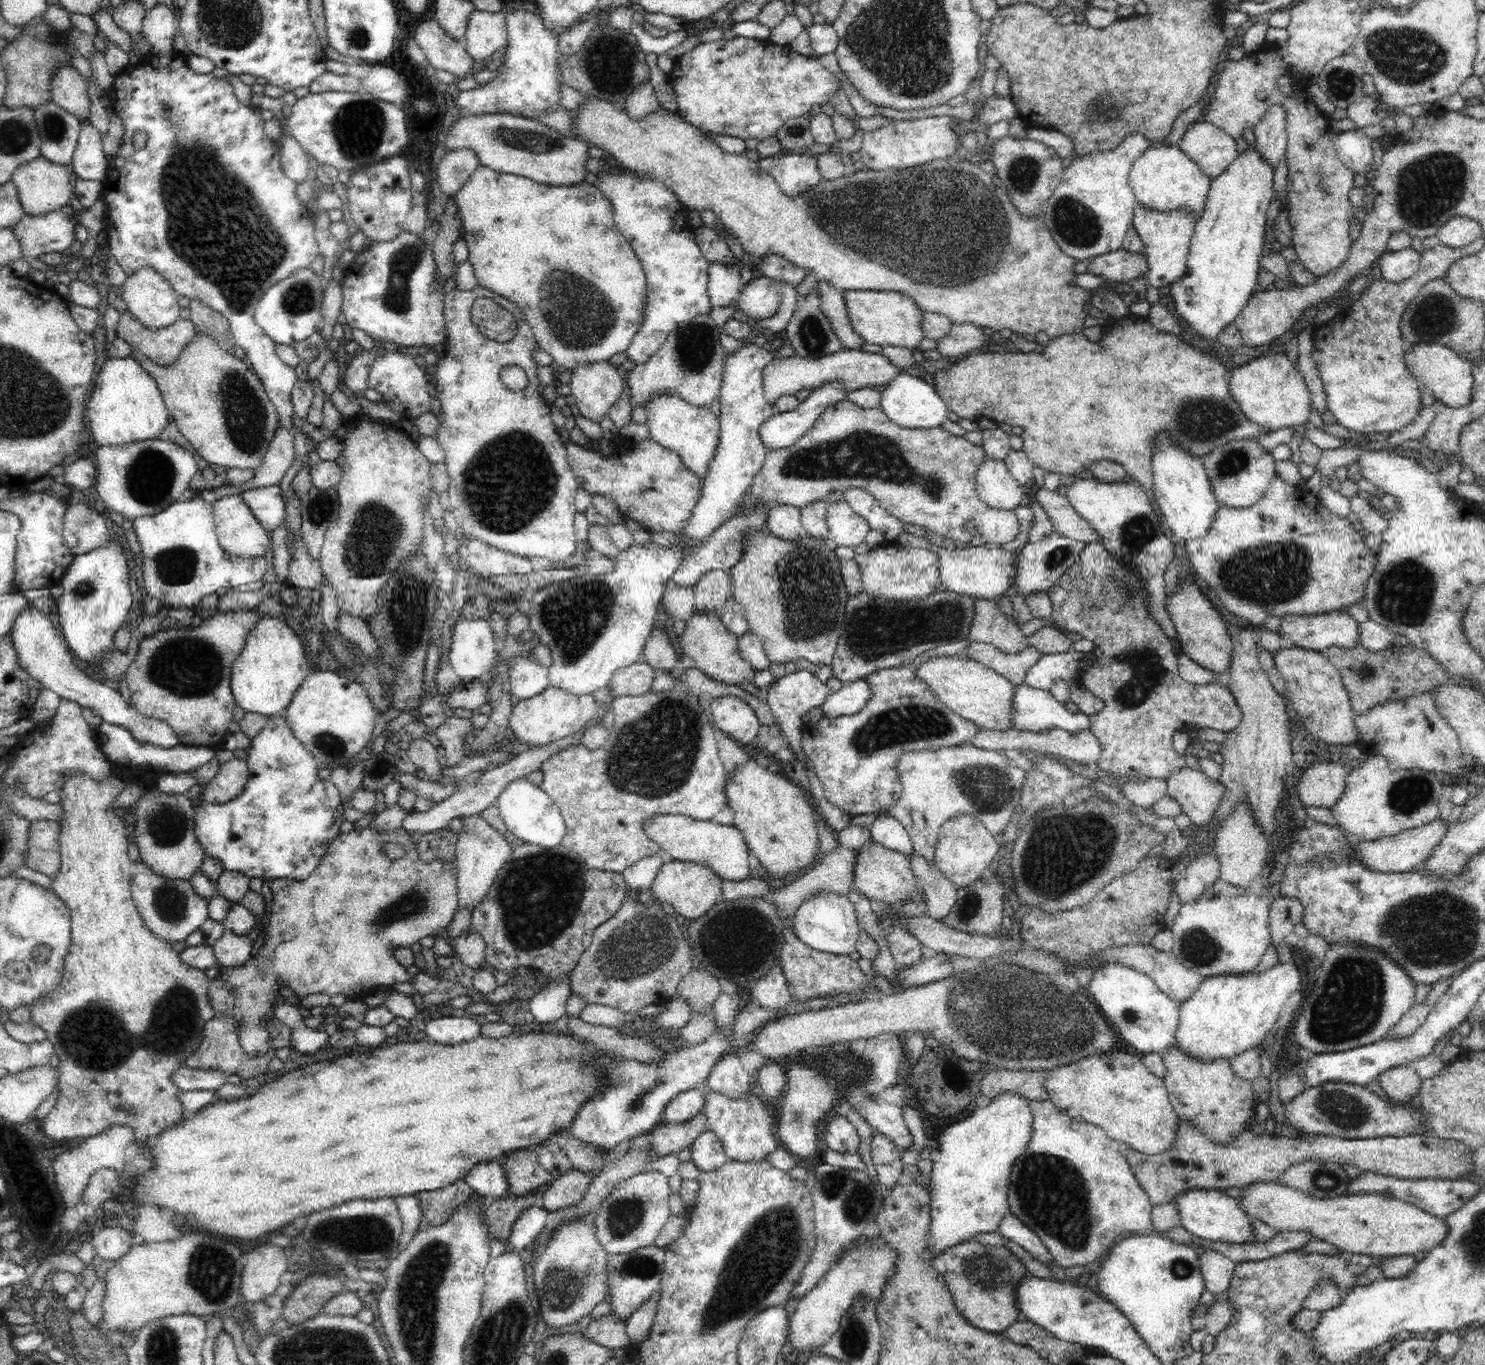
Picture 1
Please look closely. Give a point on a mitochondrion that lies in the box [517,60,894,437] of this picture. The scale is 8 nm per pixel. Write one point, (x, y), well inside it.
(578, 315)

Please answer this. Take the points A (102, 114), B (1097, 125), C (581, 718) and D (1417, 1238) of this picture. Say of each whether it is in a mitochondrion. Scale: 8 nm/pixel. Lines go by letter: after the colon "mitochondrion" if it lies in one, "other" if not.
A: other
B: mitochondrion
C: other
D: other

